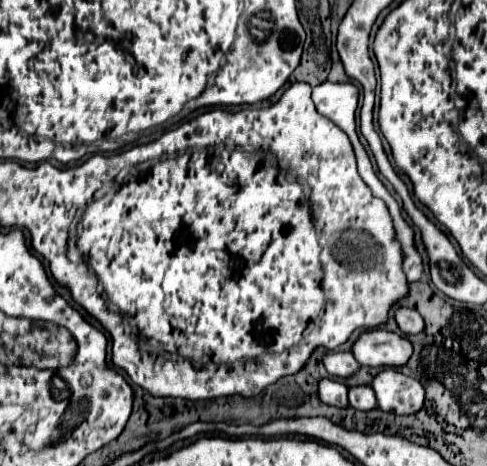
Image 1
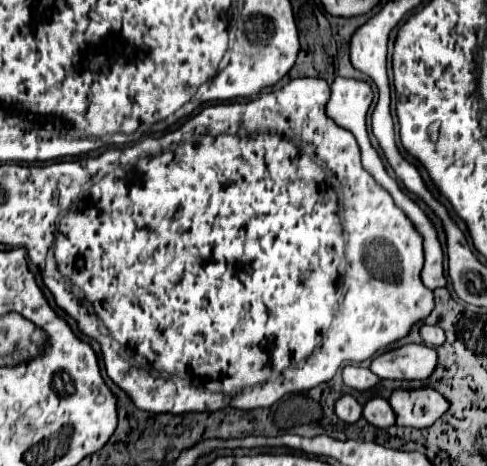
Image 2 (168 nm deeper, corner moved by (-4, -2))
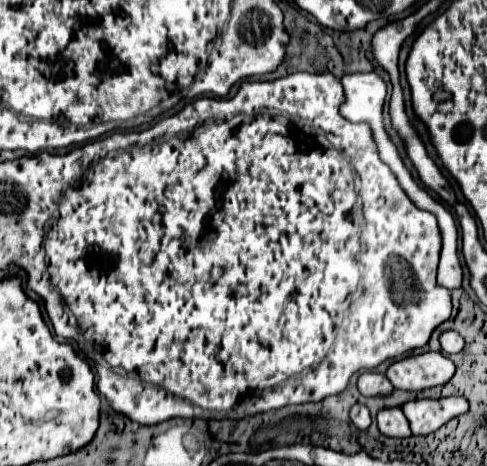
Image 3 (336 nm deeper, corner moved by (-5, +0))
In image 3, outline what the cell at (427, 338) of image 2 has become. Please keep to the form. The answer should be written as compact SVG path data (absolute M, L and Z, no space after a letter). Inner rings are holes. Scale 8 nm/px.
M448 330L448 332L444 332L442 336L440 336L440 346L442 346L442 350L446 352L446 354L458 354L458 352L462 352L462 348L464 348L464 338L458 334L458 332L452 332L452 330Z

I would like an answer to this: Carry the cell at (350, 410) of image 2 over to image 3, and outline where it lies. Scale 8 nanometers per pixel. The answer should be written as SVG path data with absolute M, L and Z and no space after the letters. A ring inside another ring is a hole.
M362 404L352 406L352 410L350 410L350 420L352 420L352 424L354 424L358 430L366 430L366 428L372 424L372 418L370 418L368 408L362 406Z

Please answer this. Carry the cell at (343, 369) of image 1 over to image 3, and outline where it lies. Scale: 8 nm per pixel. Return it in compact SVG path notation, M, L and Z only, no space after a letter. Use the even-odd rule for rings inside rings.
M366 372L358 378L358 390L364 396L390 396L394 392L394 386L384 374Z

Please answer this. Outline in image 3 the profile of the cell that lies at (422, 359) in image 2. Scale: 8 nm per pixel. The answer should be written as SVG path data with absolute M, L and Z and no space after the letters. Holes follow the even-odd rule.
M426 352L420 356L408 356L394 362L386 376L398 390L418 392L450 382L454 376L454 362L440 352Z

